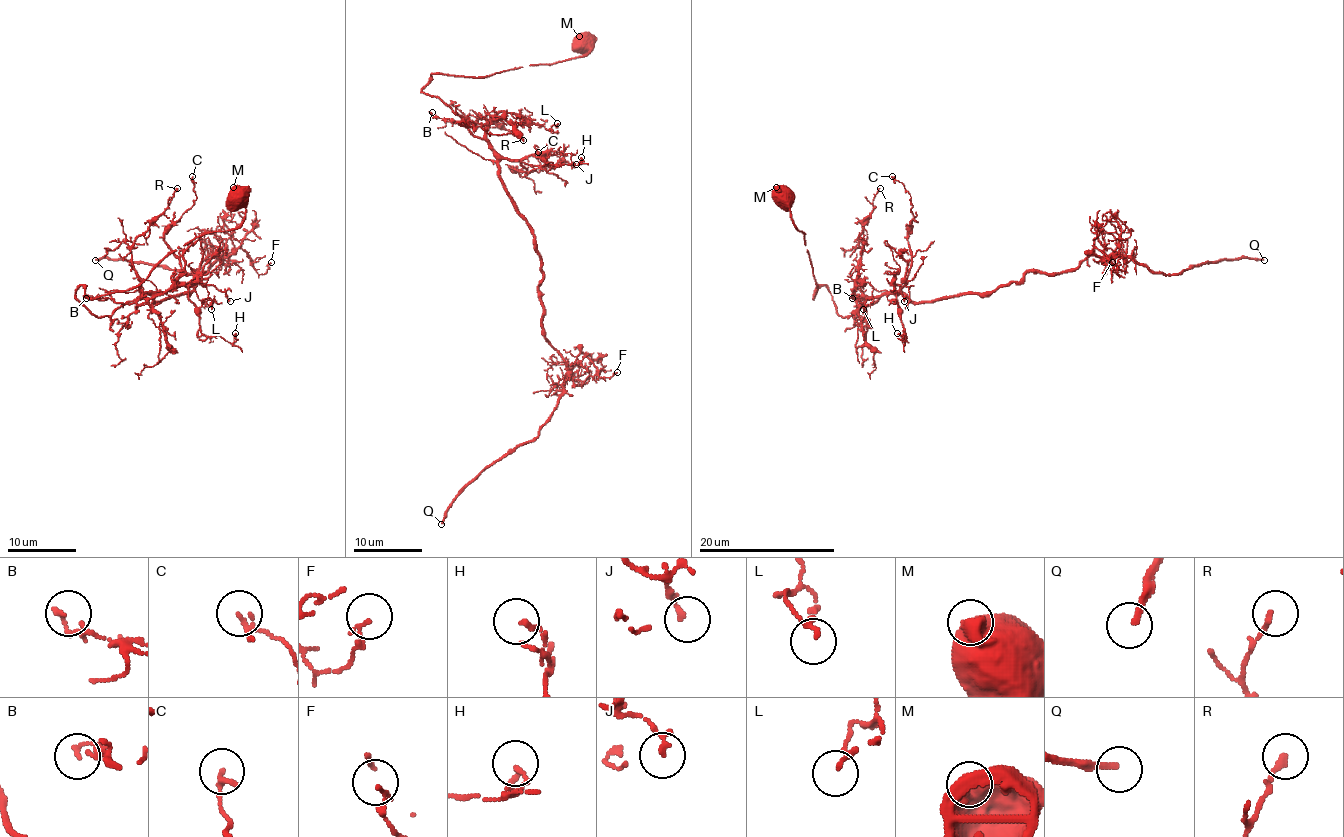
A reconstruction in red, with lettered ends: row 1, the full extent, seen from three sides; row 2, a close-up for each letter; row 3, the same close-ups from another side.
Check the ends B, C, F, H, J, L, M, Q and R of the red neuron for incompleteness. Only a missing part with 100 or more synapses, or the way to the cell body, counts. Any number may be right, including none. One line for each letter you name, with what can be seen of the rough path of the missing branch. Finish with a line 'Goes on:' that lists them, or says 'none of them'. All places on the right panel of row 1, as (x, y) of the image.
Goes on: Q

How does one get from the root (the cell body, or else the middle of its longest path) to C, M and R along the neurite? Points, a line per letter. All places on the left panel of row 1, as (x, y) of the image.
C: (163, 299), (155, 303), (153, 294), (165, 292), (180, 272), (180, 258), (165, 233), (194, 204), (192, 176)
M: (163, 299), (141, 294), (95, 316), (76, 291), (129, 291), (184, 245), (236, 228), (245, 207), (233, 187)
R: (163, 299), (155, 303), (149, 294), (141, 296), (131, 248), (168, 205), (177, 188)

